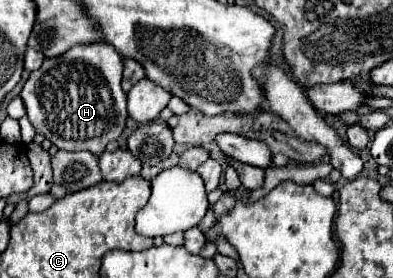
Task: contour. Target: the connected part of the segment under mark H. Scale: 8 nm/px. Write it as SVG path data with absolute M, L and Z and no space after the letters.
M90 43L90 45L76 45L60 57L44 59L42 67L32 71L28 81L22 87L20 97L26 105L26 115L36 129L36 133L44 135L52 141L58 149L64 151L90 151L100 155L110 141L116 141L126 125L128 111L126 111L126 93L120 87L122 81L122 57L114 51L110 43Z

